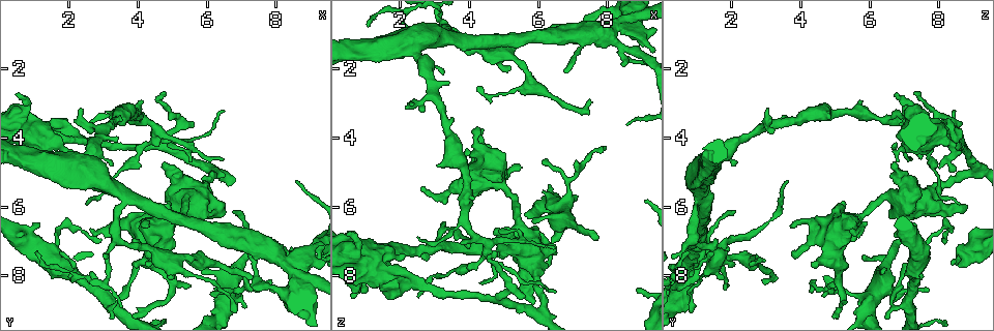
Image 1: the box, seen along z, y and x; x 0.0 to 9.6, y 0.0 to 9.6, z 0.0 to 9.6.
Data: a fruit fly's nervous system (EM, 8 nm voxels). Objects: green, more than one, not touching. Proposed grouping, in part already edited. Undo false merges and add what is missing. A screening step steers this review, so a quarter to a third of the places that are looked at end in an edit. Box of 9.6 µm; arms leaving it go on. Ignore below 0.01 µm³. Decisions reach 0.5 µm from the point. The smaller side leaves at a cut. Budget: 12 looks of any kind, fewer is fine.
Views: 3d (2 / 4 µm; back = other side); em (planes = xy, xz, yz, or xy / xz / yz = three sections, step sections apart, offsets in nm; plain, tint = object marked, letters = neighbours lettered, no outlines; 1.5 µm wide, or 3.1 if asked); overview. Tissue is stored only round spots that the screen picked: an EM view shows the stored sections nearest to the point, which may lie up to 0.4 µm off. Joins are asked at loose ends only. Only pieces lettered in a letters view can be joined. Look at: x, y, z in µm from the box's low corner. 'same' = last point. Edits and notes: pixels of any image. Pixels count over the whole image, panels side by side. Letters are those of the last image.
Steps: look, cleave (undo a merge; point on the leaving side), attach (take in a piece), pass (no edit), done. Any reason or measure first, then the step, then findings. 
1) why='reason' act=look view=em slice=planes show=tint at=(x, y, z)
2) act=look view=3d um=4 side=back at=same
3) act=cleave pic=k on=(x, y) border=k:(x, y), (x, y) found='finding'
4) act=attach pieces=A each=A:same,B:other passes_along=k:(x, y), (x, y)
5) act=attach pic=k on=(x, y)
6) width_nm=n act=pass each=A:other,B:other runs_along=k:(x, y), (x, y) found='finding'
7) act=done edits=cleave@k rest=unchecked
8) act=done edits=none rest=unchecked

why='branch stops here' act=look view=em slice=planes show=letters at=(5.45, 8.25, 4.85)

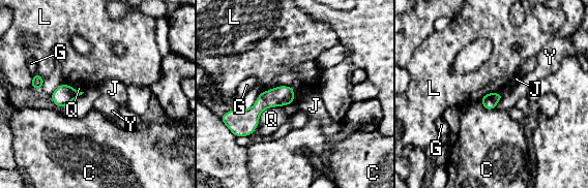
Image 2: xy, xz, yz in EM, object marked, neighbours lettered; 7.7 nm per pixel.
act=pass each=C:other,G:other,J:other,L:other,Q:other,Y:other border=2:(295, 89), (275, 86), (260, 93) found='none of them fits'

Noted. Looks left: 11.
why='stops while still wide' act=look view=em slice=planes show=letters at=(4.85, 5.60, 7.45)

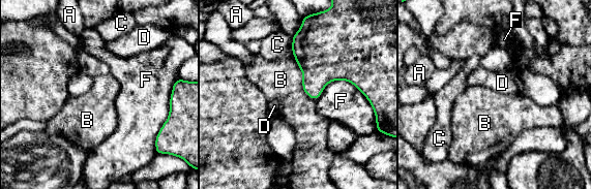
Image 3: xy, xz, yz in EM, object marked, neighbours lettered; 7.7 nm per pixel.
act=pass each=A:other,B:other,C:other,D:other,F:other border=3:(291, 52), (302, 90), (316, 100) found='none of them fits'

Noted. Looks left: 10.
why='branch stops here' act=look view=em slice=planes show=letters at=(7.95, 8.50, 4.35)

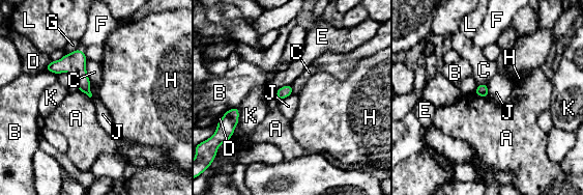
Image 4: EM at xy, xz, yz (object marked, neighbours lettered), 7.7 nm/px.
act=pass each=A:other,B:other,C:other,D:other,E:other,F:other,G:other,H:other,J:other,K:other,L:other border=4:(487, 83), (488, 98) found='none of them fits'

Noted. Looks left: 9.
why='three arms meet' act=look view=3d um=4 at=(4.70, 4.20, 8.65)

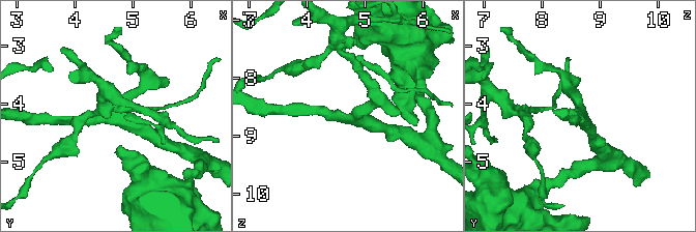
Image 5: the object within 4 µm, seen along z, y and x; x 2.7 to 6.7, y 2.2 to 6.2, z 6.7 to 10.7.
why='shape alone is not enough' act=look view=em slice=xz step=4 show=tint at=(4.70, 4.20, 8.65)

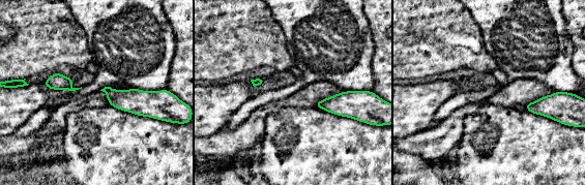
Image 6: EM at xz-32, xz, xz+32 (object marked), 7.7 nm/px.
act=look view=em slice=planes show=letters at=same

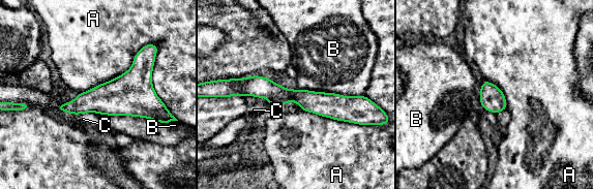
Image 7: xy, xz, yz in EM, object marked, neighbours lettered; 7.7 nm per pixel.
act=pass each=A:other,B:other,C:other runs_along=7:(260, 88), (344, 108), (379, 111) found='all the same cell'

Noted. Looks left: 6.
act=look view=3d um=4 at=(0.70, 4.10, 8.20)

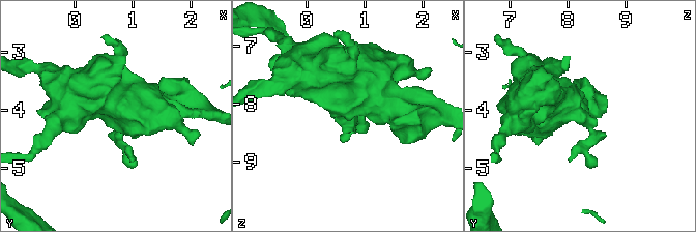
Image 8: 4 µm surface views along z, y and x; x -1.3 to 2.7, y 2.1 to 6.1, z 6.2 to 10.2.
act=look view=em slice=planes show=plain at=(0.70, 4.10, 8.25)

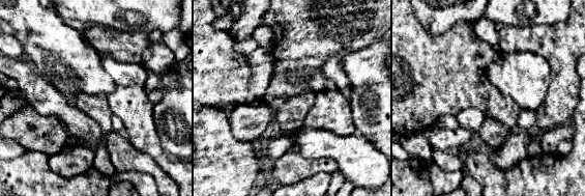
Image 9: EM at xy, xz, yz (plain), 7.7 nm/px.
why='see the neighbours' act=look view=em slice=planes show=letters at=same

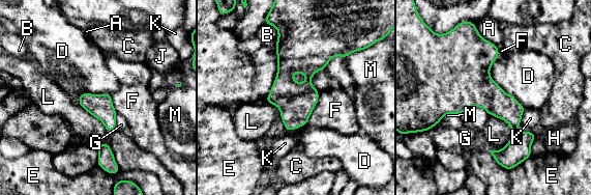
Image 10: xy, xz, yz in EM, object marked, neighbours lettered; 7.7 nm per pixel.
act=pass each=A:other,B:other,C:other,D:other,E:other,F:other,G:other,H:other,J:other,K:other,L:other,M:other found='all the same cell'

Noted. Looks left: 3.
act=done edits=none rest=unchecked

